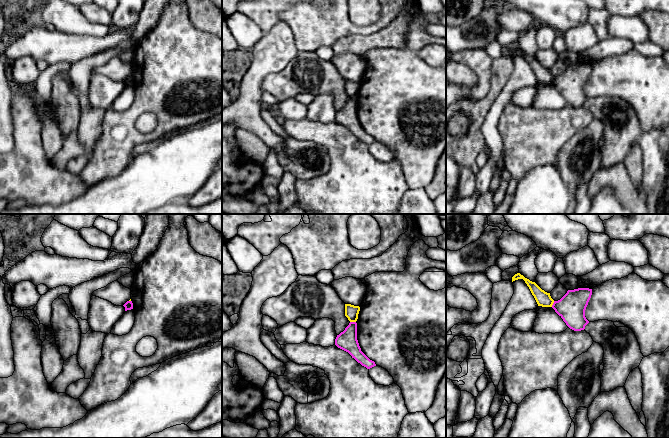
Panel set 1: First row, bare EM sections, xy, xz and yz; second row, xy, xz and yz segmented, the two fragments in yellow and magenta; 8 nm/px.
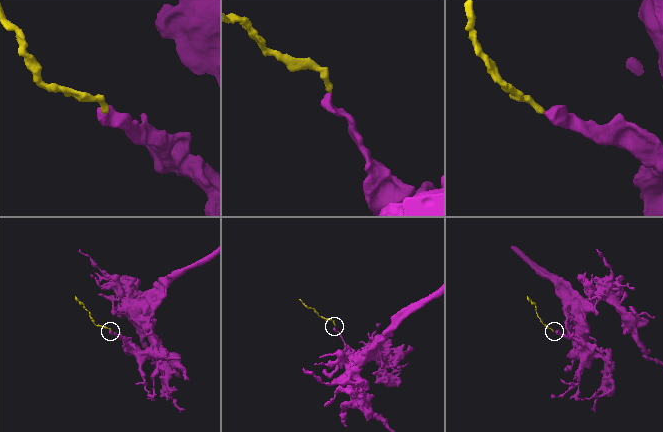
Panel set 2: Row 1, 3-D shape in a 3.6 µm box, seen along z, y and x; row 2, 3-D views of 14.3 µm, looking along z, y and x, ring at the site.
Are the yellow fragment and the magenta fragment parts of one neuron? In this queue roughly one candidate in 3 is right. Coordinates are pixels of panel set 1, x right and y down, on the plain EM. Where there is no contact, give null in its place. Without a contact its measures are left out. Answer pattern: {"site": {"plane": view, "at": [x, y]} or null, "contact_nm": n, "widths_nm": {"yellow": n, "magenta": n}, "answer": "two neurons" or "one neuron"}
{"site": {"plane": "xz", "at": [353, 97]}, "contact_nm": 50, "widths_nm": {"yellow": 110, "magenta": 160}, "answer": "two neurons"}

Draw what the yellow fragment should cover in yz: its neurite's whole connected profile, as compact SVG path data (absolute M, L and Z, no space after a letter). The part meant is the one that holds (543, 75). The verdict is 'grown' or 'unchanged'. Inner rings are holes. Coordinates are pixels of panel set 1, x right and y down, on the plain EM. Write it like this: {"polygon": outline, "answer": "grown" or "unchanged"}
{"polygon": "M517 49L512 53L512 58L518 55L523 55L525 57L538 82L552 83L554 76L551 74L550 69L545 68L535 58L530 57L520 49Z", "answer": "unchanged"}

